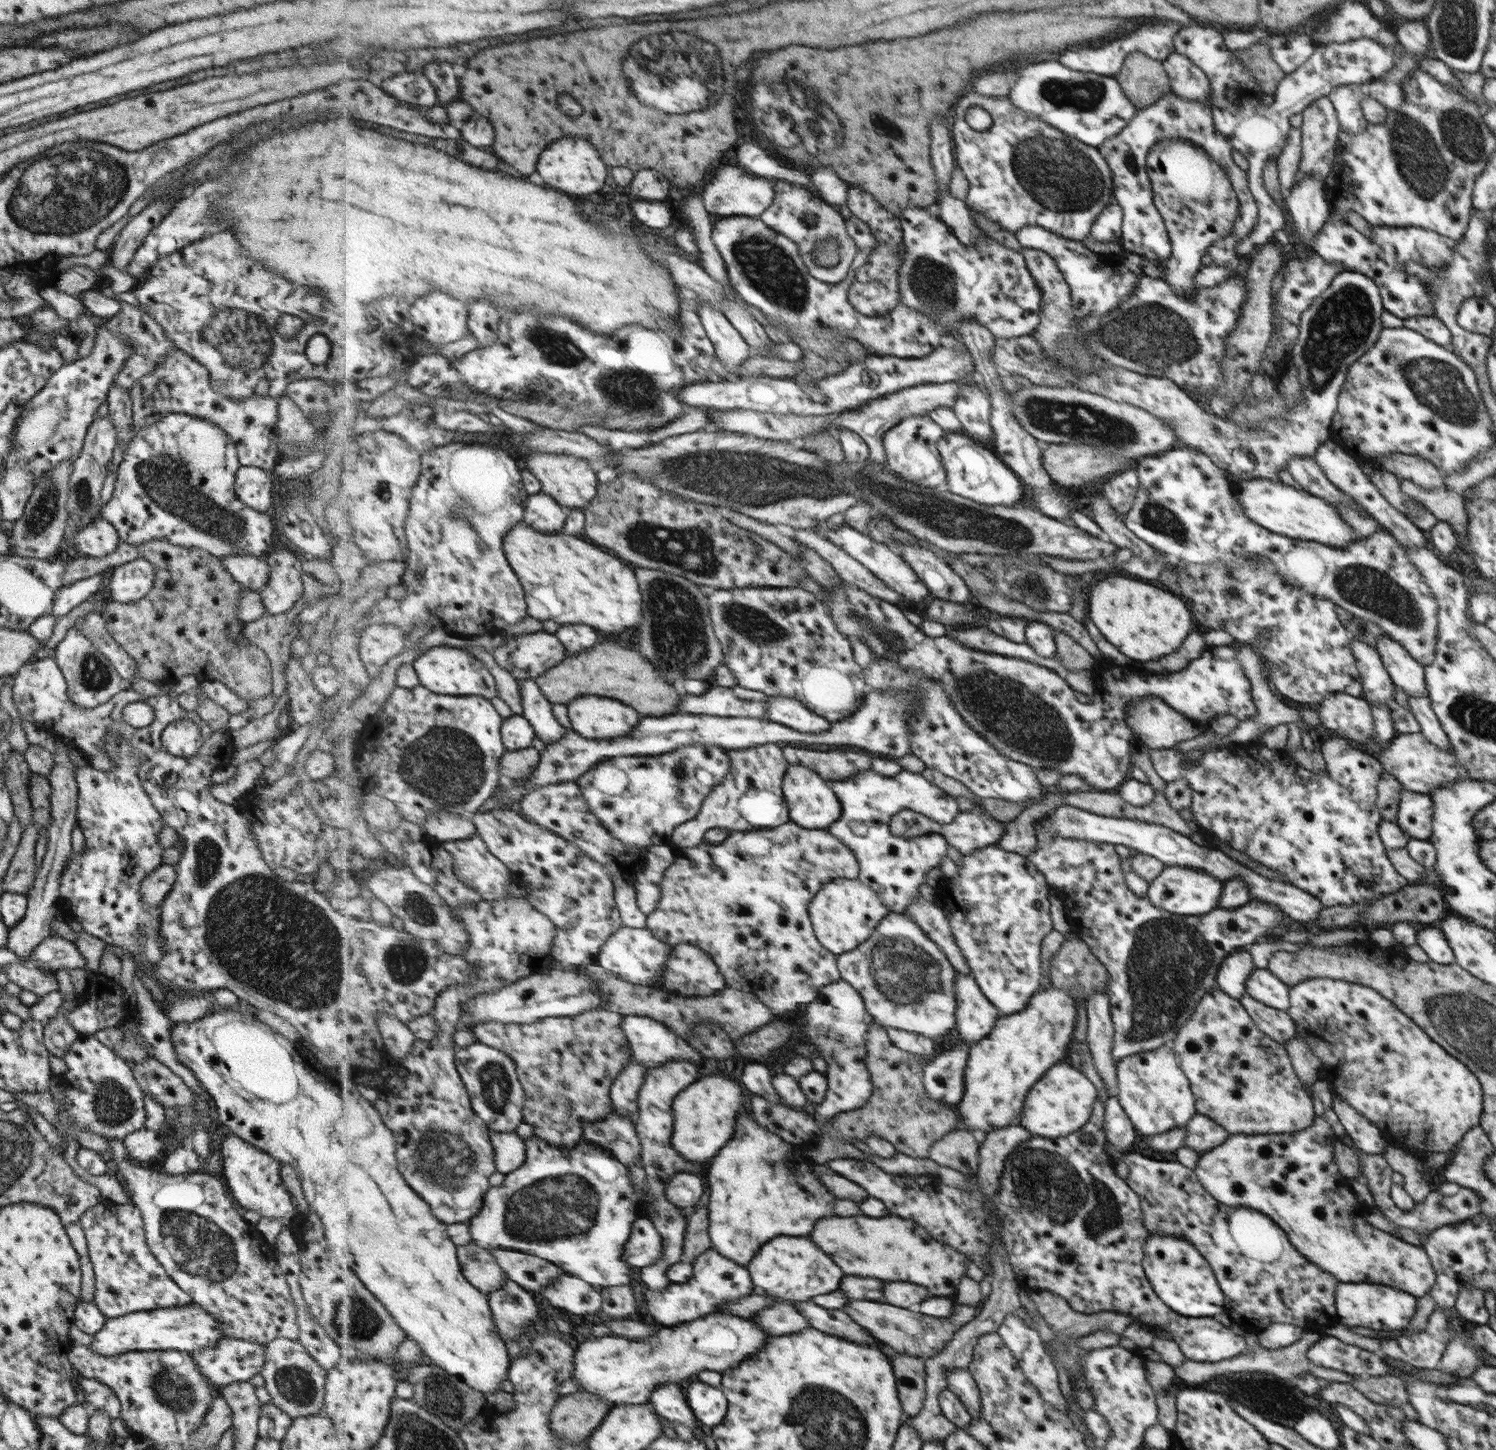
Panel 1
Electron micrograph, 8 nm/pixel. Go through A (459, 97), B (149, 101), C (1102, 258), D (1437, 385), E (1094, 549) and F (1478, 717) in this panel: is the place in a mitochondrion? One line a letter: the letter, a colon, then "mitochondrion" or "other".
A: other
B: other
C: other
D: mitochondrion
E: other
F: mitochondrion

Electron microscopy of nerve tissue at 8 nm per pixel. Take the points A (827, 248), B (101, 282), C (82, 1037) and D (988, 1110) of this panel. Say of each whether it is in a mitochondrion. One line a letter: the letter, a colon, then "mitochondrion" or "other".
A: mitochondrion
B: other
C: other
D: other

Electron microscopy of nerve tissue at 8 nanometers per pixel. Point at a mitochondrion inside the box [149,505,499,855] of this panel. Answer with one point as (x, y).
(447, 766)

